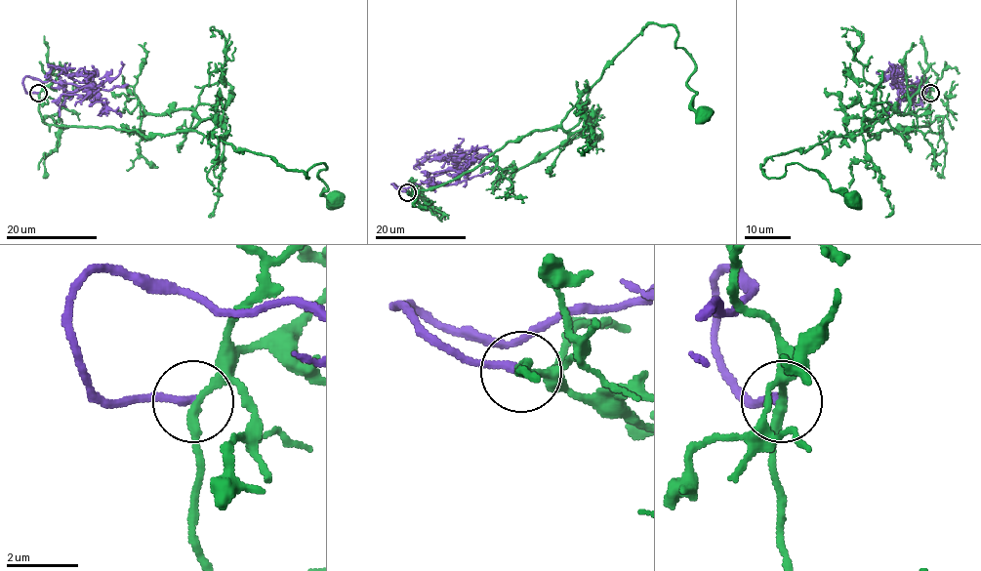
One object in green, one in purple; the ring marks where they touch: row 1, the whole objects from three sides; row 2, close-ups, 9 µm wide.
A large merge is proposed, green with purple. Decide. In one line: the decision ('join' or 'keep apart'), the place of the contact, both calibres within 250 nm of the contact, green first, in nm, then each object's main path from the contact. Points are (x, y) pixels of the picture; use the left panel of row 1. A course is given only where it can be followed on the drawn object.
keep apart | (38, 93) | 240/220 nm | green via (39, 93), (47, 124), (196, 131), (306, 178), (323, 163), (323, 192), (334, 199) | purple via (39, 93), (24, 87), (26, 76), (86, 86), (84, 77), (65, 69), (54, 66), (49, 76)

